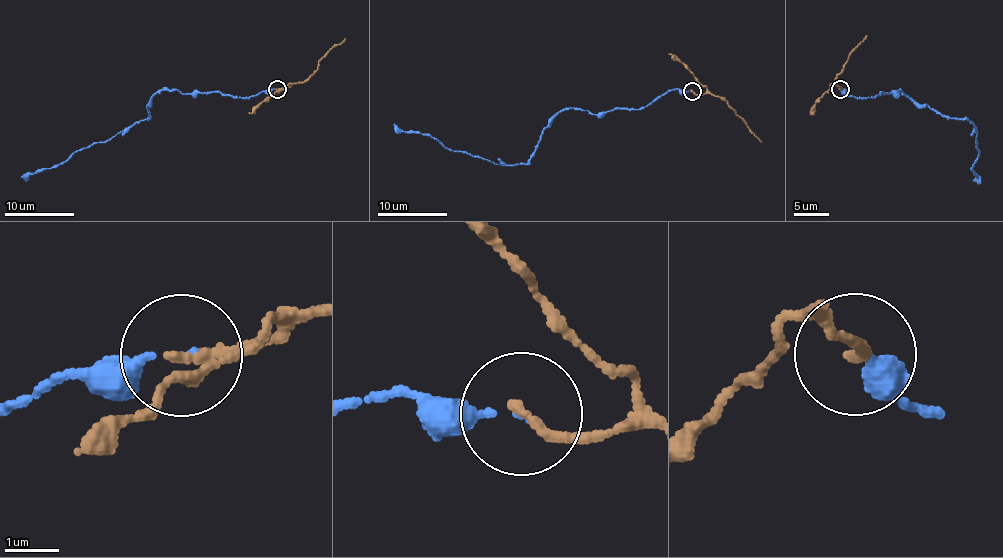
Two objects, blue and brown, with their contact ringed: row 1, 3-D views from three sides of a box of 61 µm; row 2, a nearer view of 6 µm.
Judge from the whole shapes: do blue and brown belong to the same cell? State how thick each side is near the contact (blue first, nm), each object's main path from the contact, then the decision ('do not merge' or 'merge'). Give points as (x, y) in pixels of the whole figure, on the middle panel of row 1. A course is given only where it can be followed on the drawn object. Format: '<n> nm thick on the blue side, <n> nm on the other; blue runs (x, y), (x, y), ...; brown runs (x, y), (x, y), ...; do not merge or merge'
120 nm thick on the blue side, 190 nm on the other; blue runs (691, 91), (597, 115), (565, 108), (534, 156), (512, 165), (451, 151), (394, 123); brown runs (691, 91), (718, 96), (762, 142); do not merge

